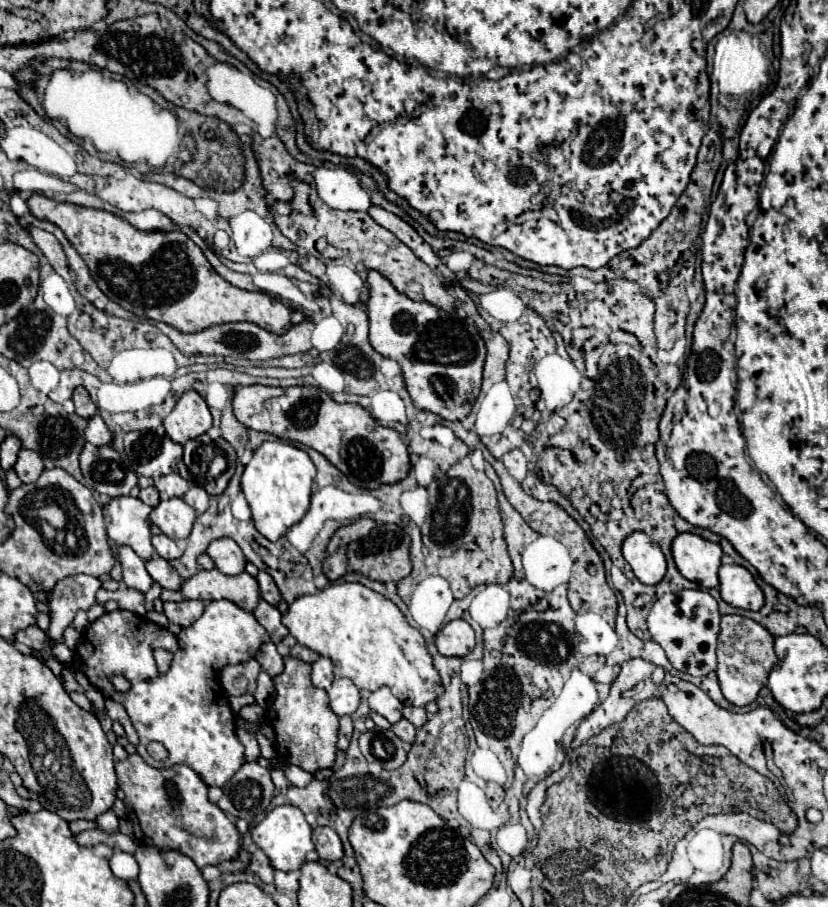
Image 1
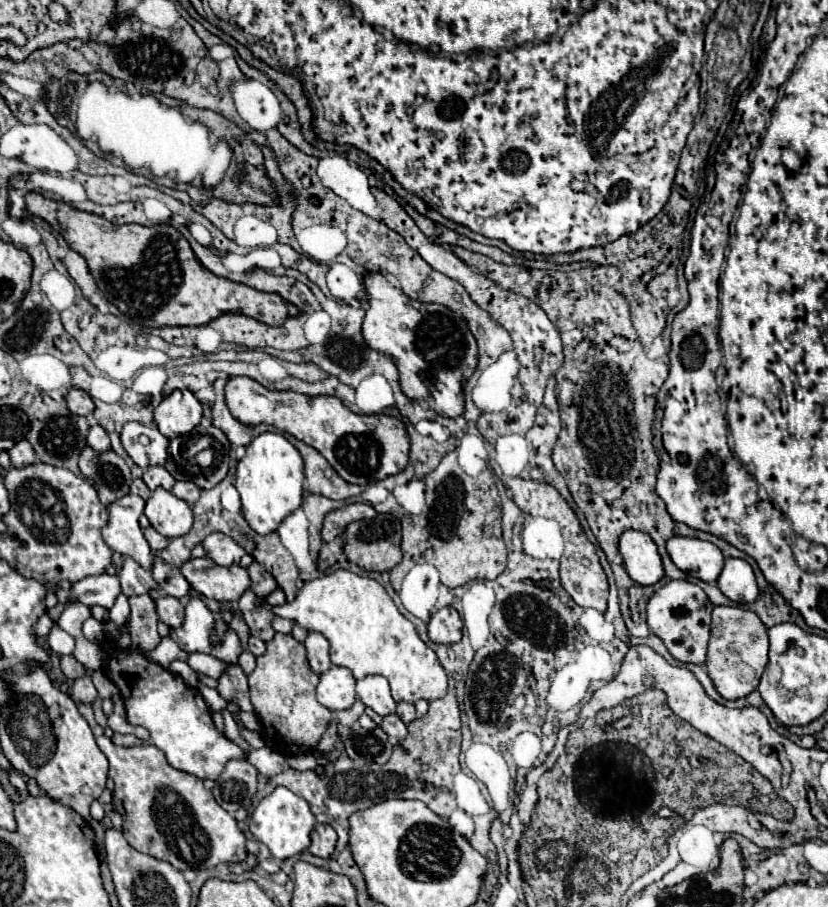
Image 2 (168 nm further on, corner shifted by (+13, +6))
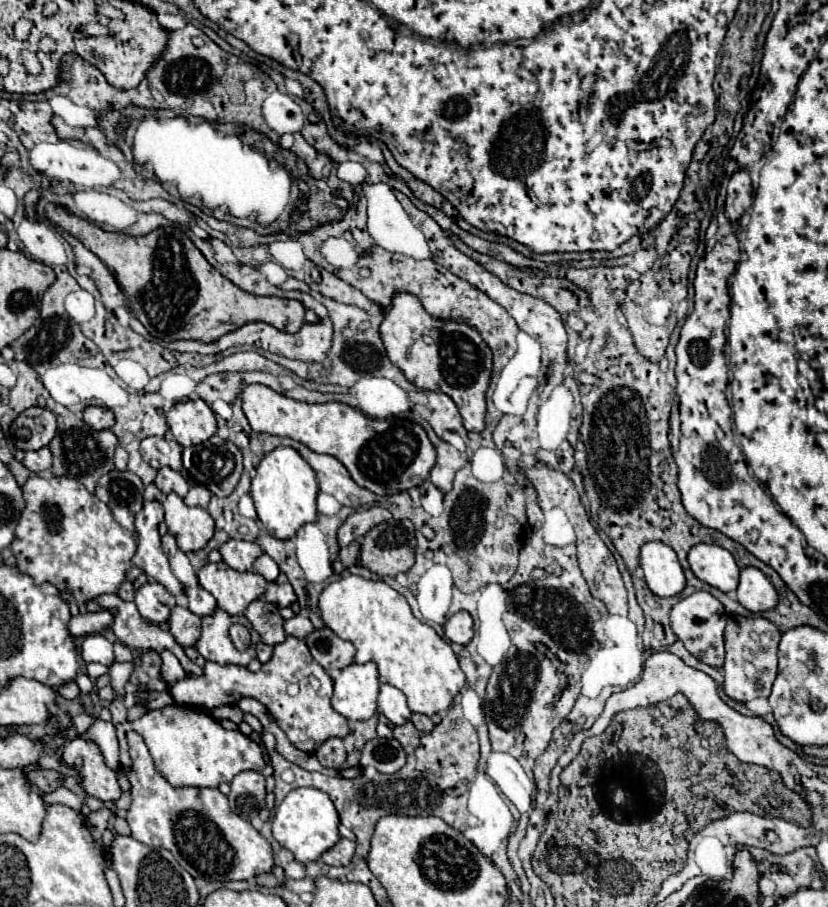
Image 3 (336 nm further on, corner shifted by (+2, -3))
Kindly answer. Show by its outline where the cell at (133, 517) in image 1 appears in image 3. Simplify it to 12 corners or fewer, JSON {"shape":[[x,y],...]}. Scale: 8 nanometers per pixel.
{"shape":[[144,502],[136,516],[138,550],[132,558],[170,594],[184,594],[162,552],[160,502]]}

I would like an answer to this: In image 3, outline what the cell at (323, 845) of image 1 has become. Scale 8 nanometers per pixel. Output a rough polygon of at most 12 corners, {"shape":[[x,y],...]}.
{"shape":[[340,838],[322,860],[330,866],[348,866],[356,842]]}

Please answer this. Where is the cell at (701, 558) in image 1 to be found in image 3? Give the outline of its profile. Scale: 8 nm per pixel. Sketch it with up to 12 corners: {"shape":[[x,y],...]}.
{"shape":[[696,544],[688,562],[696,578],[736,590],[740,568],[722,546]]}

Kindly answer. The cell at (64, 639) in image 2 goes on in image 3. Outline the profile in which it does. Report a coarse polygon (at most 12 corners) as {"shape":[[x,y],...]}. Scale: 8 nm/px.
{"shape":[[100,634],[86,636],[80,654],[86,662],[112,666],[112,642]]}

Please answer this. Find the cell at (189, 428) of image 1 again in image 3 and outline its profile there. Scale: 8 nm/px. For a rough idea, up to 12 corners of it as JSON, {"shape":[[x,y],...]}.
{"shape":[[204,400],[178,402],[168,426],[180,446],[216,434],[216,416]]}

